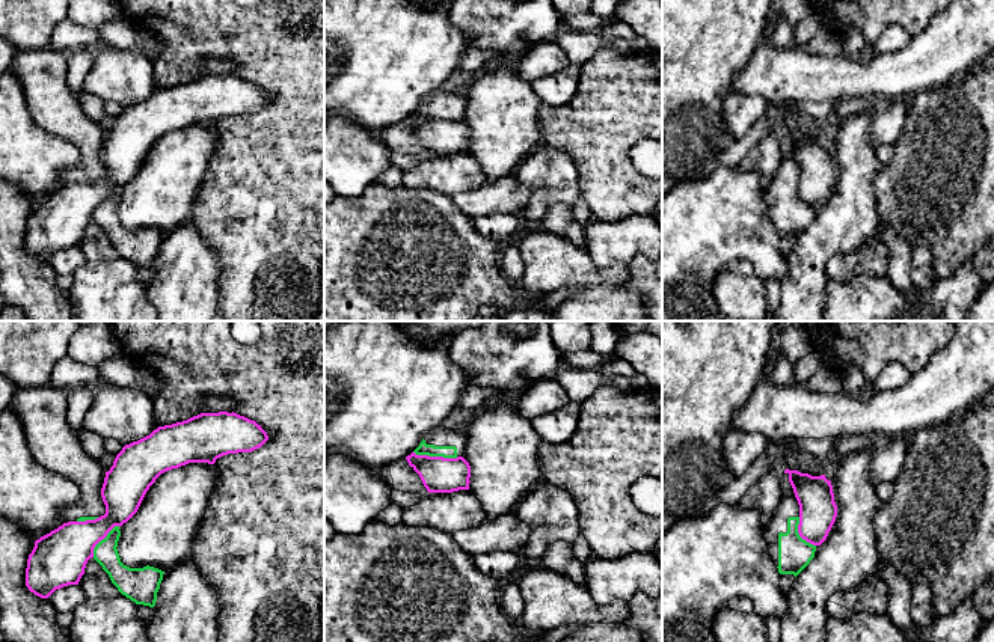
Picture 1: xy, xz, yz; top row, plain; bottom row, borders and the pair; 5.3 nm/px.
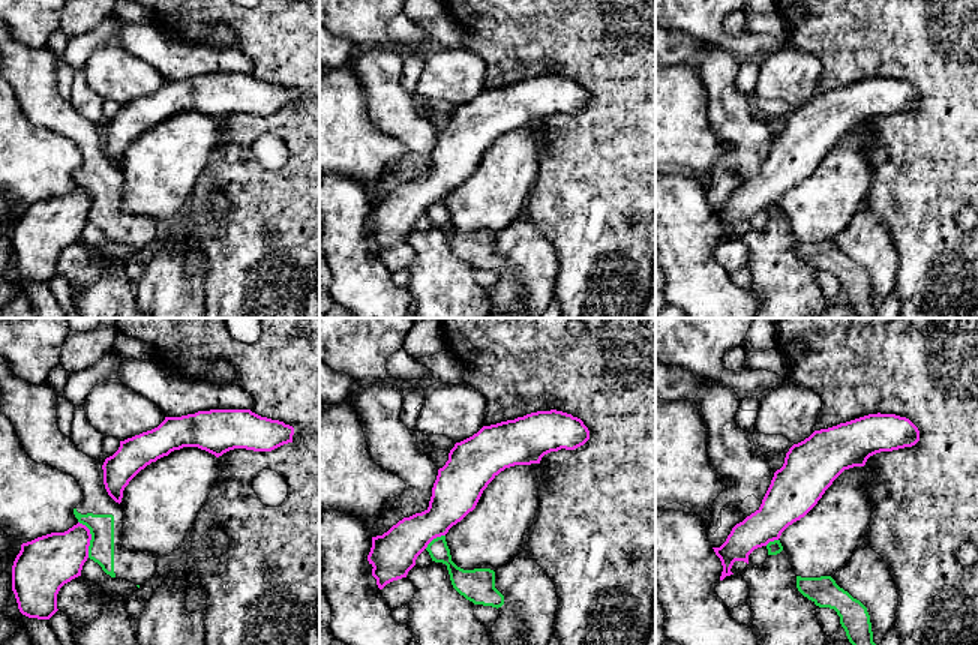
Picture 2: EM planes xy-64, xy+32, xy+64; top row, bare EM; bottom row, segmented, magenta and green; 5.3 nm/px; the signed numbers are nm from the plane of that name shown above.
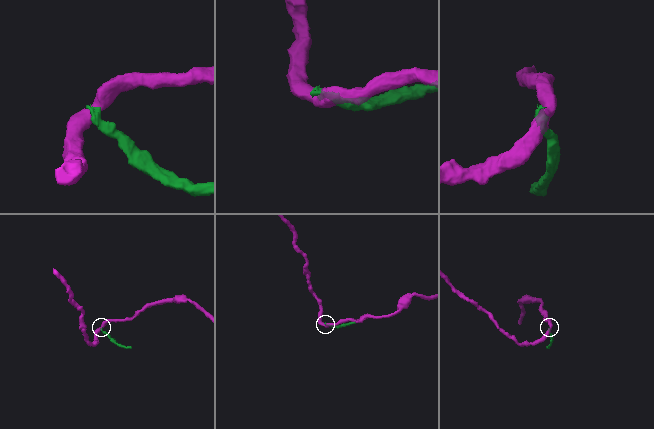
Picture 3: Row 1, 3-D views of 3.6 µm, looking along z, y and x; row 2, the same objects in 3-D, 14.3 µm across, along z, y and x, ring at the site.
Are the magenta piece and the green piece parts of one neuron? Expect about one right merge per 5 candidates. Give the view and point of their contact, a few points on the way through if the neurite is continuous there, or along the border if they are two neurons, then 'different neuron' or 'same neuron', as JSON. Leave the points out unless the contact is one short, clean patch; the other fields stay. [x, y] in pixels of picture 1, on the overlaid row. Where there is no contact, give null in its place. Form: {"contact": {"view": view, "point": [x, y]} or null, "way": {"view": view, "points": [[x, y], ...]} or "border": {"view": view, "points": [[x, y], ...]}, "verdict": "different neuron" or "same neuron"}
{"contact": {"view": "xz", "point": [436, 457]}, "border": {"view": "xz", "points": [[414, 451], [423, 455], [457, 457]]}, "verdict": "different neuron"}

